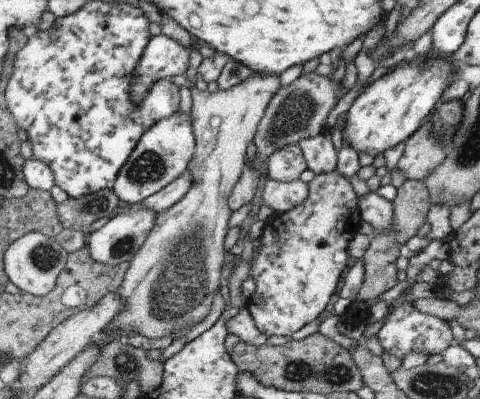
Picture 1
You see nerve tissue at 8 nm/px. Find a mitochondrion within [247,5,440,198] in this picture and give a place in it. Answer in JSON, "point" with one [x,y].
{"point":[293,115]}

